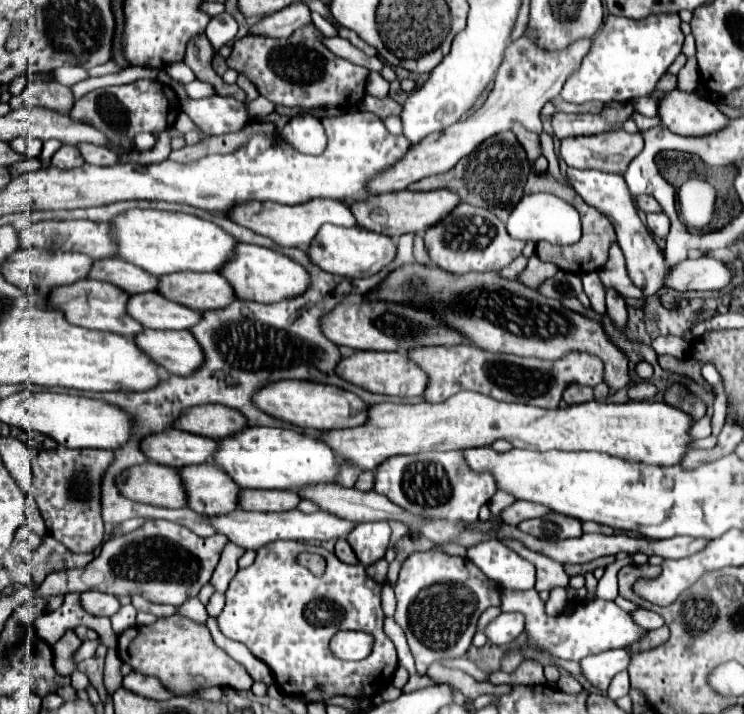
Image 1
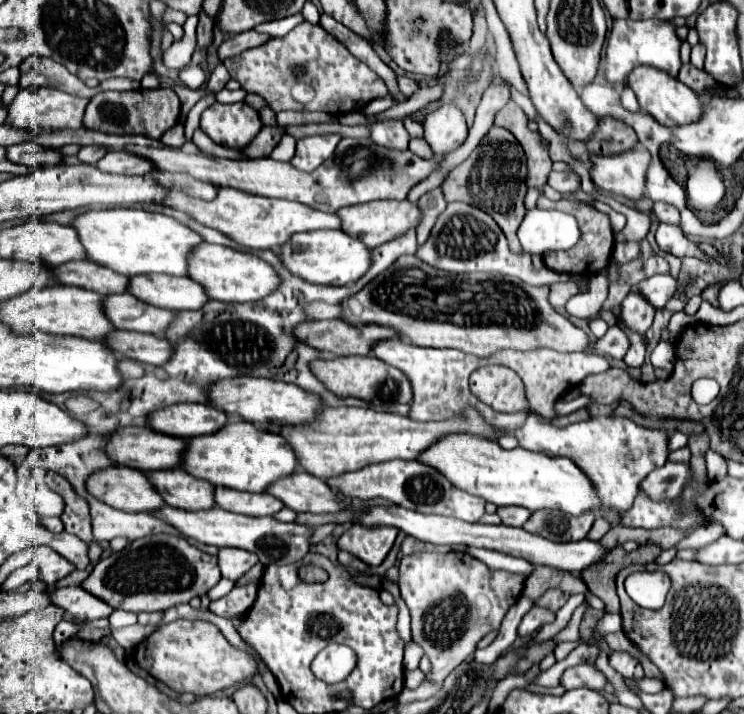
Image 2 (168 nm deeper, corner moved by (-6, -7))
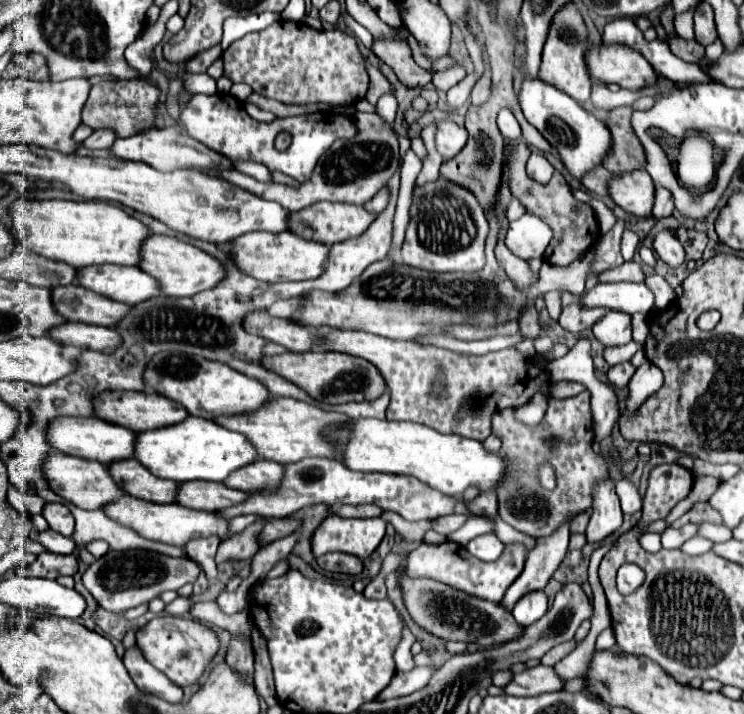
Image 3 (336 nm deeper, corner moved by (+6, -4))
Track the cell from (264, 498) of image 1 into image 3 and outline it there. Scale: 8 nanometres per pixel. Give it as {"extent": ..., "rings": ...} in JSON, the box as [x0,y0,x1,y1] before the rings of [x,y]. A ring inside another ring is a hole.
{"extent":[176,480,246,512],"rings":[[[192,480],[192,482],[180,482],[176,490],[176,504],[192,508],[192,510],[206,510],[216,512],[222,508],[228,508],[232,504],[238,504],[246,498],[244,492],[232,490],[224,486],[222,482],[206,482],[206,480]]]}

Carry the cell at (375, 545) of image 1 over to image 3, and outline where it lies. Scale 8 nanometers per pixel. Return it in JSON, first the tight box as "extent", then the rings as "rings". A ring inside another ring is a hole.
{"extent":[312,514,386,560],"rings":[[[330,514],[312,534],[312,554],[318,558],[326,552],[346,552],[364,560],[384,538],[384,528],[386,522],[382,518],[358,520]]]}

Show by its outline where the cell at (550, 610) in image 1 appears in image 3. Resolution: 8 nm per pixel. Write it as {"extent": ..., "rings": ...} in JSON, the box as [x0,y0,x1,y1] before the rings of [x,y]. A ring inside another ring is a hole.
{"extent":[512,590,548,626],"rings":[[[542,590],[536,592],[528,592],[528,596],[522,596],[516,602],[516,608],[512,608],[514,618],[518,620],[518,624],[522,626],[530,626],[536,620],[540,620],[548,610],[548,596]]]}

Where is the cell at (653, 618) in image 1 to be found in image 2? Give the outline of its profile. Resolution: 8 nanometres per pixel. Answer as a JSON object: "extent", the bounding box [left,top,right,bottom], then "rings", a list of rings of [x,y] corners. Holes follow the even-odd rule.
{"extent":[594,613,622,637],"rings":[[[606,613],[598,621],[598,625],[594,629],[594,637],[606,635],[606,633],[612,633],[612,631],[622,631],[622,617],[620,615],[614,615],[614,613]]]}

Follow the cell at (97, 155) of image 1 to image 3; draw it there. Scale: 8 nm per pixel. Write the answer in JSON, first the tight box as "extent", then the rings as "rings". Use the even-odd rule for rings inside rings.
{"extent":[112,126,234,172],"rings":[[[170,126],[164,130],[148,128],[130,138],[118,138],[112,144],[112,156],[122,160],[140,160],[160,172],[172,172],[176,168],[200,168],[200,170],[232,170],[234,168],[234,164],[226,156],[220,156],[218,152],[212,152],[198,140],[190,138],[186,132],[182,132],[180,126]]]}

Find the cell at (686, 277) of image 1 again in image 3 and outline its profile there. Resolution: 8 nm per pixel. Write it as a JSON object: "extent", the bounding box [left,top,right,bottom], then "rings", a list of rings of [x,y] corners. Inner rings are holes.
{"extent":[580,282,654,314],"rings":[[[644,282],[596,284],[580,296],[580,308],[606,308],[626,314],[648,314],[648,304],[654,304],[654,296]]]}

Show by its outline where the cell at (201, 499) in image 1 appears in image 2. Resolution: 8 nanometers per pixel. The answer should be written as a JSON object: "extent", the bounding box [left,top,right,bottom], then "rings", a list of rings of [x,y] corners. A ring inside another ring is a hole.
{"extent":[148,467,216,511],"rings":[[[182,467],[154,471],[148,473],[154,487],[164,495],[170,507],[178,507],[184,511],[204,511],[216,507],[214,501],[214,485],[188,475]]]}

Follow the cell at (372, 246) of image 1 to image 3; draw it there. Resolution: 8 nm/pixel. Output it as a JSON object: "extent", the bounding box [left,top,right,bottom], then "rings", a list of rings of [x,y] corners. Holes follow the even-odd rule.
{"extent":[232,232,328,282],"rings":[[[248,232],[232,240],[232,258],[236,268],[260,282],[284,282],[284,280],[310,280],[320,276],[328,246],[312,240],[304,240],[292,232]]]}

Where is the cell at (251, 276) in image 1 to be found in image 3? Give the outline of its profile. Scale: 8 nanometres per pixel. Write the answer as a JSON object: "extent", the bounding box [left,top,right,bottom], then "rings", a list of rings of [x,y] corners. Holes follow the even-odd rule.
{"extent":[138,234,224,296],"rings":[[[160,234],[148,236],[148,240],[142,242],[138,268],[158,280],[164,296],[194,296],[202,290],[216,286],[224,278],[224,268],[216,258],[202,252],[200,248],[194,248],[192,244]]]}

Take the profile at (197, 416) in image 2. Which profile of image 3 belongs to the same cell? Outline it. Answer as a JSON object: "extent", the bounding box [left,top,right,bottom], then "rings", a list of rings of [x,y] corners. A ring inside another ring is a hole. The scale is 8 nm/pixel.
{"extent":[94,392,188,432],"rings":[[[102,392],[98,400],[94,400],[94,416],[108,420],[112,424],[124,426],[132,432],[146,432],[146,430],[156,430],[156,428],[176,424],[184,420],[188,412],[180,404],[154,392],[148,392],[148,394],[146,392]]]}

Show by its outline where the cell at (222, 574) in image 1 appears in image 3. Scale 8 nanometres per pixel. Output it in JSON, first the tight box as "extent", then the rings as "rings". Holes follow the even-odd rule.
{"extent":[216,518,266,564],"rings":[[[260,518],[254,524],[250,524],[244,532],[240,532],[238,536],[220,542],[220,548],[218,548],[218,554],[216,554],[216,562],[220,564],[220,562],[226,562],[226,560],[252,558],[260,550],[258,542],[256,542],[256,536],[264,528],[264,524],[266,524],[266,518]]]}

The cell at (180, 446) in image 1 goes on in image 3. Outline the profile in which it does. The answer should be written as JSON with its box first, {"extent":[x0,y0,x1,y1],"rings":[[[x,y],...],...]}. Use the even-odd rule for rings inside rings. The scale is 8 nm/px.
{"extent":[46,416,134,464],"rings":[[[58,416],[50,420],[46,430],[46,442],[68,456],[78,456],[84,460],[96,460],[100,464],[110,464],[116,460],[132,458],[134,456],[134,432],[128,432],[128,428],[120,428],[116,424],[104,422],[96,416]]]}

